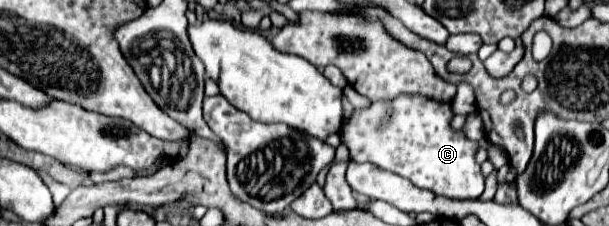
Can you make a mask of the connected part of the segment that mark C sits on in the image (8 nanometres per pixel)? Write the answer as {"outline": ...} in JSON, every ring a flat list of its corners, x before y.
{"outline":[[401,95,391,103,373,103,365,111,355,111,347,125,339,131,343,143,351,151,351,161,375,163,385,171,395,171,401,177,407,177,413,185,425,187,437,195,445,195,449,199,477,199,483,193,485,177,481,175,481,167,475,163,477,147,489,147,487,139,469,141,463,131,453,131,449,127,453,113,445,103,437,103,427,97,409,97]]}

